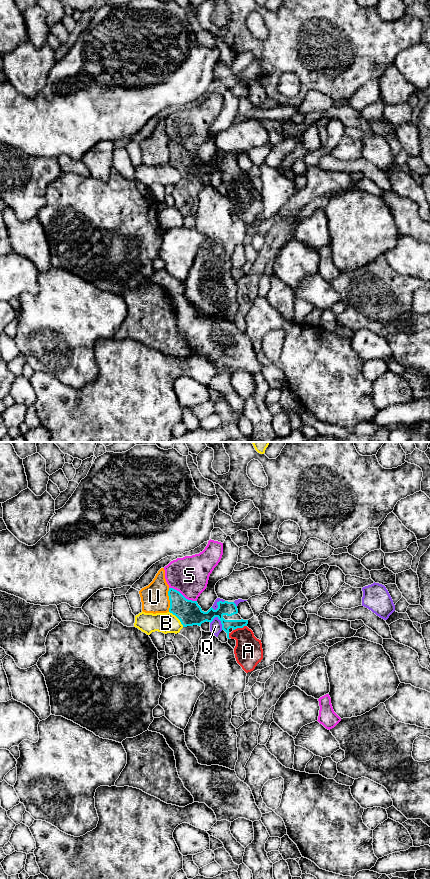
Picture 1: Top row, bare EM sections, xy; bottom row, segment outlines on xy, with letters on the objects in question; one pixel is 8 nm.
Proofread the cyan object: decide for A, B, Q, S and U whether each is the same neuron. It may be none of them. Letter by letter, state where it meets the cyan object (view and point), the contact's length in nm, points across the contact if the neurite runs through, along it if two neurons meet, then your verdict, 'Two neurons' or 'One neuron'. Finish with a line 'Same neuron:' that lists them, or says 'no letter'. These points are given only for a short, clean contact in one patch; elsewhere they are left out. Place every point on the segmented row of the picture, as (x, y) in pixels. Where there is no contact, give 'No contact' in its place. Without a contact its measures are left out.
A: Touches cyan at xy (239, 627). Shared border 120 nm. Path across: xy (227, 608), (221, 618), (239, 627), (248, 651). One neuron
B: Touches cyan at xy (177, 617). Shared border 170 nm. Boundary: xy (169, 611), (183, 626). Two neurons
Q: Touches cyan at xy (221, 623). Shared border 130 nm. Boundary: xy (215, 616), (220, 621), (222, 629). Two neurons
S: Touches cyan at xy (182, 595). Shared border 260 nm. Two neurons
U: Touches cyan at xy (169, 599). Shared border 190 nm. Two neurons
Same neuron: A

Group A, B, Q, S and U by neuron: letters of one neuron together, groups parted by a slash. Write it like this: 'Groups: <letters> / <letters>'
Groups: A / B / Q / S / U

